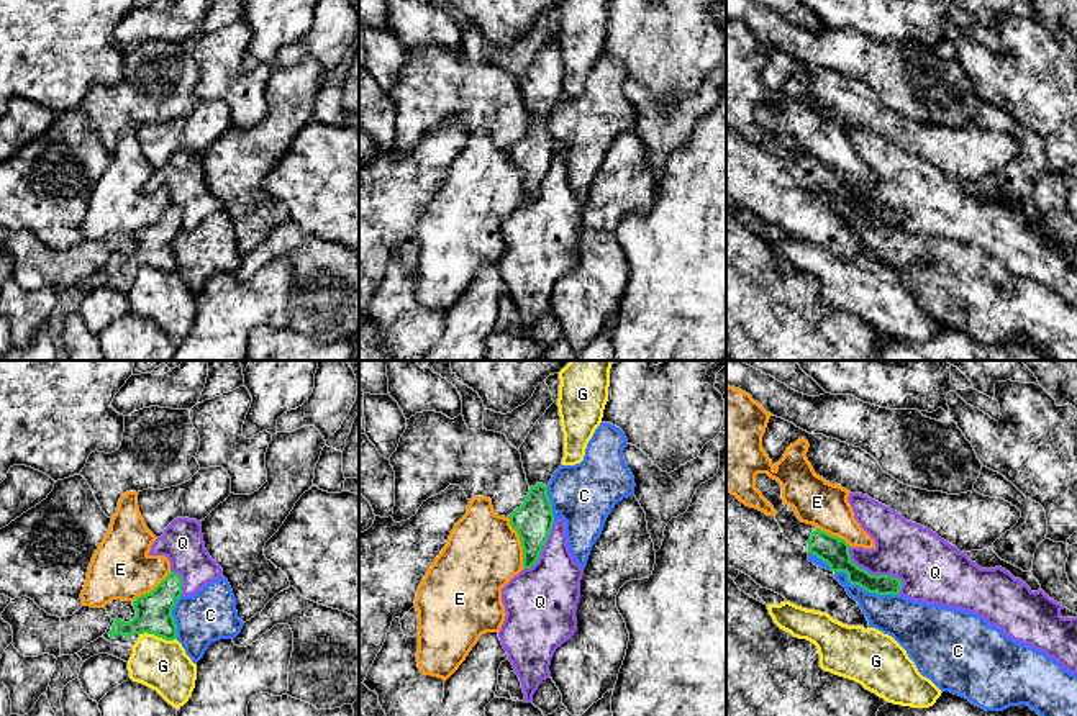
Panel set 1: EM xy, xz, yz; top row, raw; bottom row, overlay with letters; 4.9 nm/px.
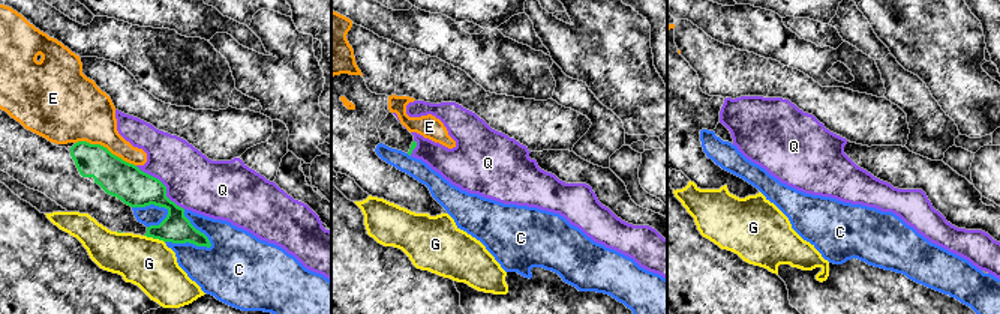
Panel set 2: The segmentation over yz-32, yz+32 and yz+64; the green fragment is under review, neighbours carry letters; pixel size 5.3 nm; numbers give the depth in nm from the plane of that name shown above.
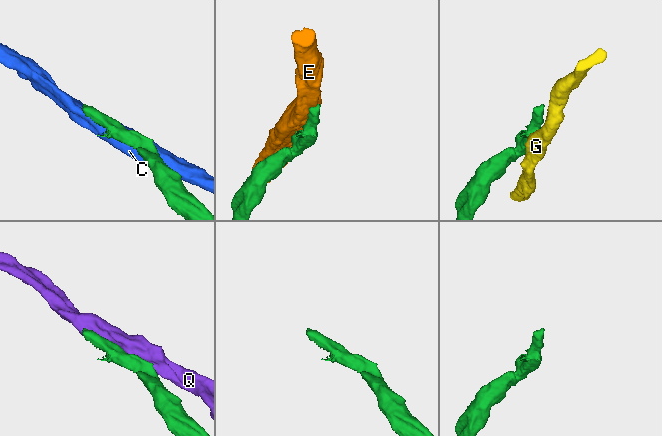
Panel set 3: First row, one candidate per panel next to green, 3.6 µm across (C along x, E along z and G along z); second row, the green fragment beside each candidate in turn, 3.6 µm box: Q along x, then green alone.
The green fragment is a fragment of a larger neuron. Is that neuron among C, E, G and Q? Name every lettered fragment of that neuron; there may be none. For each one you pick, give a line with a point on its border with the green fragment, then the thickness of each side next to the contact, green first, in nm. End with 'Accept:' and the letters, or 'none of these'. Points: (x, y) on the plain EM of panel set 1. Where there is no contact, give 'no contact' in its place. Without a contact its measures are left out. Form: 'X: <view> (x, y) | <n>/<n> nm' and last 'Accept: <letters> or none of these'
Accept: none of these

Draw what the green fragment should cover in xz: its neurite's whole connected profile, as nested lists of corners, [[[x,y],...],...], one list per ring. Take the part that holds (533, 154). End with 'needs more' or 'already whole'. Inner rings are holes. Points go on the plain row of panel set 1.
[[[557,34],[536,54],[520,79],[520,87],[529,125],[523,138],[508,151],[521,174],[523,200],[531,202],[538,195],[554,157],[548,116],[562,98],[564,90],[564,66]]]; needs more

